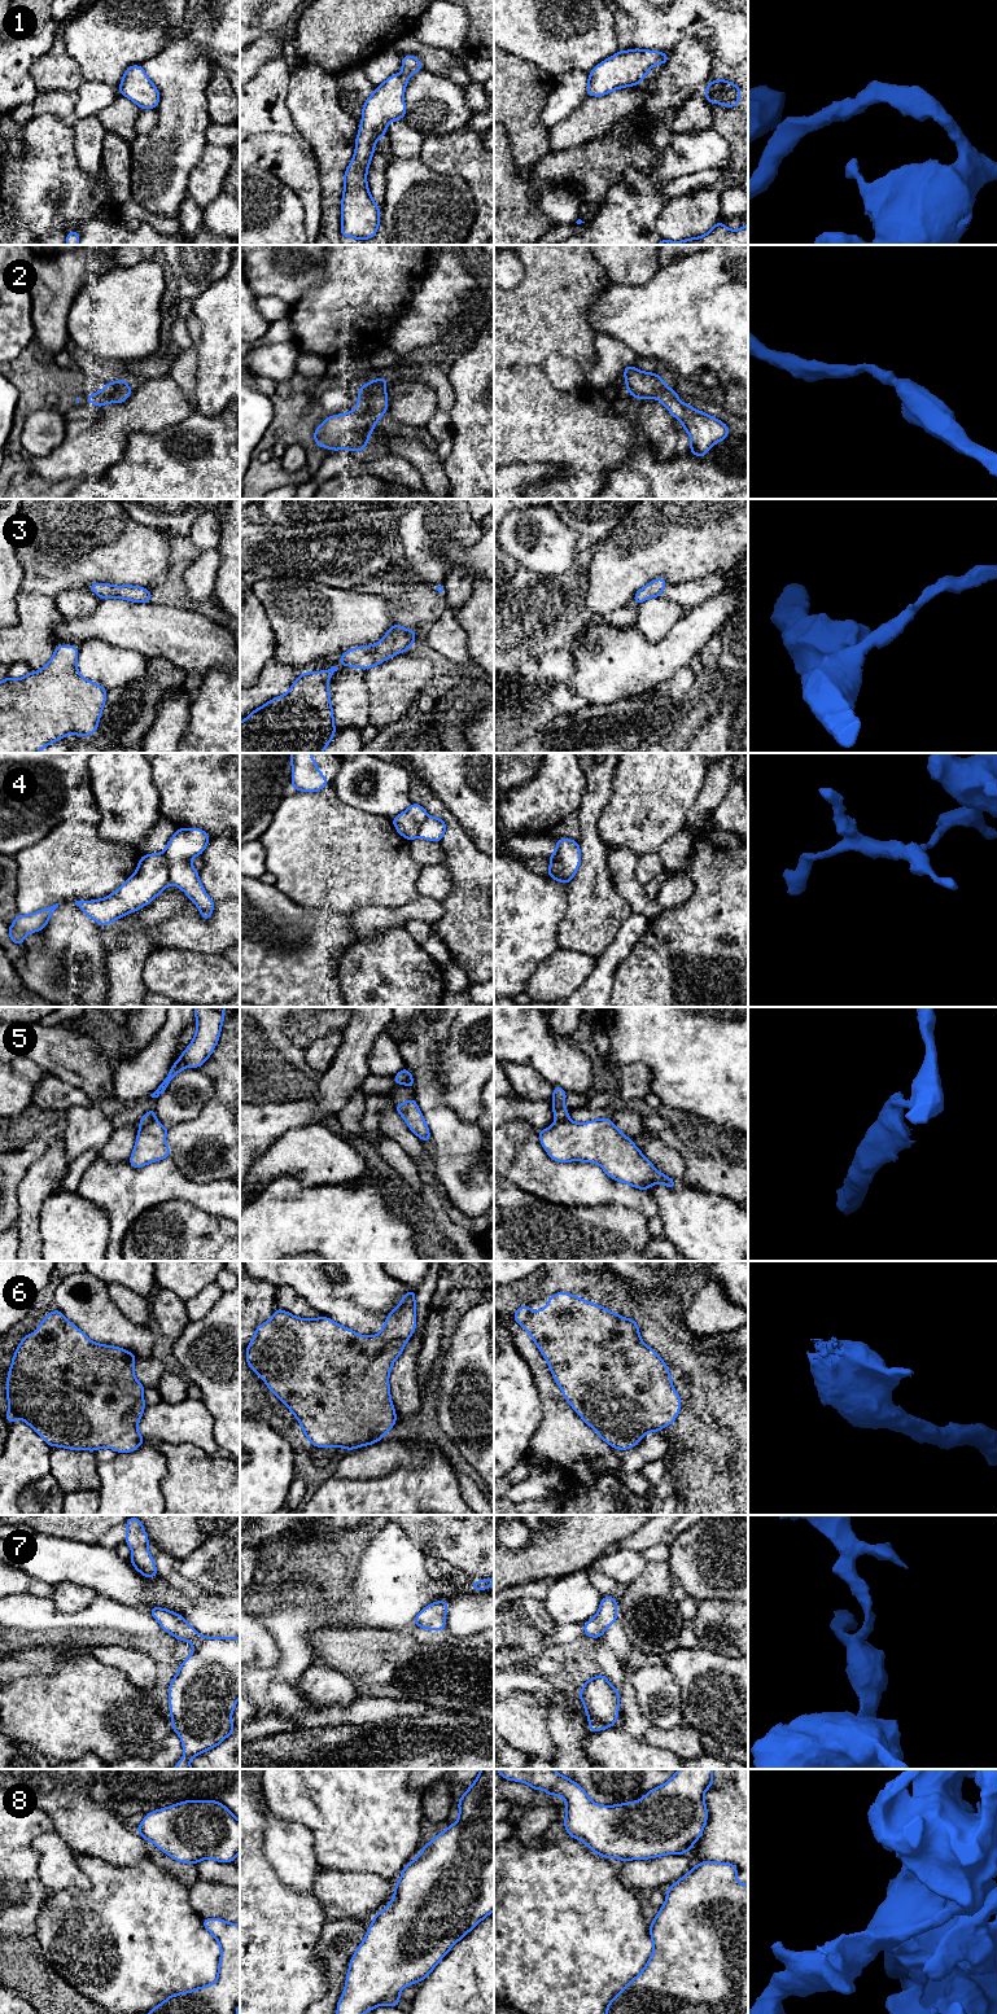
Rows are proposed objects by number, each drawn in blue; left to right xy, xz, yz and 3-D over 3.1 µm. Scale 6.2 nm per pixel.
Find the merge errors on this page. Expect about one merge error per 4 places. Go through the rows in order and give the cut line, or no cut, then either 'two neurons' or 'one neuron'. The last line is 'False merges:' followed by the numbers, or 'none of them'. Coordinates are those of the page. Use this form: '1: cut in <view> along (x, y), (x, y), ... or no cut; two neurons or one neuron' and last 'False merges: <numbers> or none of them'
1: no cut; one neuron
2: no cut; one neuron
3: no cut; one neuron
4: cut in xy along (164, 852), (167, 859), (170, 883); two neurons
5: cut in xy along (156, 1119), (140, 1125); two neurons
6: no cut; one neuron
7: no cut; one neuron
8: no cut; one neuron
False merges: 4, 5

